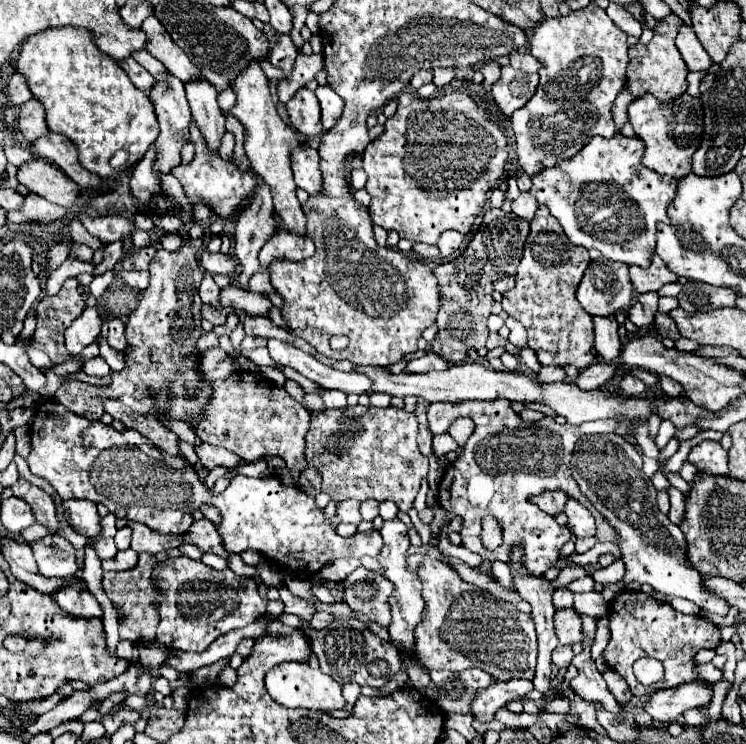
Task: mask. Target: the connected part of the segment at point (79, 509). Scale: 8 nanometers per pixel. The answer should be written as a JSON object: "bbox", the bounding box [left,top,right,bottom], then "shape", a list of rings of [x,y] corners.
{"bbox":[62,500,100,538],"shape":[[[66,500],[62,502],[68,524],[86,538],[96,538],[100,532],[100,516],[96,512],[96,504],[90,500]]]}

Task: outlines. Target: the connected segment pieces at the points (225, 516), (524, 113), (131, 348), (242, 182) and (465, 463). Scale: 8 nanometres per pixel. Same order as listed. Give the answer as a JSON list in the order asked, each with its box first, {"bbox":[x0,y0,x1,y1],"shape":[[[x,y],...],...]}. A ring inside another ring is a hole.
[{"bbox":[182,464,382,578],"shape":[[[192,464],[184,466],[182,474],[190,478],[194,502],[206,502],[220,510],[222,522],[218,526],[218,534],[228,554],[256,550],[264,558],[270,558],[272,562],[286,566],[286,570],[304,578],[312,578],[332,560],[378,556],[382,550],[382,536],[376,528],[368,532],[358,532],[352,538],[338,536],[336,528],[324,516],[324,510],[316,506],[314,498],[294,484],[284,484],[278,478],[278,474],[270,474],[264,478],[236,476],[230,482],[230,486],[218,496],[206,490],[204,482],[198,478]]]},{"bbox":[510,2,628,178],"shape":[[[590,2],[586,8],[578,12],[570,12],[568,16],[546,18],[534,30],[530,38],[530,54],[542,64],[540,84],[534,98],[510,116],[512,130],[516,134],[516,152],[518,152],[518,166],[534,178],[546,168],[552,168],[566,158],[570,160],[590,138],[614,136],[614,120],[612,120],[612,102],[622,92],[626,84],[626,66],[628,66],[628,44],[626,34],[614,26],[614,22],[606,16],[606,12]]]},{"bbox":[54,232,210,420],"shape":[[[180,232],[180,236],[184,240],[180,250],[168,252],[160,248],[150,262],[150,286],[142,294],[138,308],[130,314],[130,320],[126,324],[126,368],[122,372],[110,374],[112,384],[108,388],[96,388],[68,380],[58,388],[54,402],[64,404],[70,412],[88,420],[100,420],[100,416],[104,414],[102,402],[106,398],[120,400],[124,406],[130,406],[130,410],[138,410],[138,414],[156,414],[158,406],[176,420],[192,416],[200,406],[208,402],[210,386],[198,386],[198,374],[194,374],[194,358],[198,358],[196,340],[204,334],[204,330],[200,328],[202,300],[198,296],[200,280],[204,274],[198,266],[198,246],[188,234]],[[166,378],[170,378],[174,390],[174,398],[170,398],[170,402],[166,402],[166,394],[162,392]],[[148,388],[156,390],[154,398],[148,396]]]},{"bbox":[172,122,256,220],"shape":[[[194,122],[190,124],[192,126],[192,144],[194,144],[194,160],[190,164],[182,164],[182,166],[176,166],[172,170],[172,174],[180,180],[180,184],[184,186],[184,192],[188,196],[190,202],[212,202],[214,204],[214,210],[218,214],[220,220],[228,220],[232,218],[240,204],[254,192],[256,188],[256,176],[252,170],[248,172],[240,172],[236,168],[236,164],[230,160],[222,160],[218,154],[210,152],[198,126],[194,126]]]},{"bbox":[428,402,618,576],"shape":[[[434,402],[428,410],[428,424],[434,434],[444,434],[448,426],[460,418],[468,416],[474,420],[476,430],[472,438],[468,440],[464,452],[450,462],[450,468],[446,468],[446,474],[438,486],[438,504],[446,512],[444,526],[446,528],[454,516],[462,518],[462,526],[458,534],[462,536],[462,546],[470,552],[476,552],[482,556],[482,560],[500,560],[504,564],[512,562],[512,548],[516,544],[522,546],[526,552],[522,554],[522,566],[526,566],[526,572],[530,576],[542,576],[548,568],[552,568],[560,558],[560,548],[571,539],[571,531],[567,526],[560,526],[552,516],[544,514],[534,502],[530,500],[546,490],[562,490],[566,496],[578,500],[582,506],[590,510],[590,514],[596,518],[598,534],[594,538],[578,540],[576,552],[586,552],[596,542],[616,542],[618,534],[612,530],[612,526],[606,522],[606,518],[590,504],[586,496],[580,494],[578,484],[574,482],[570,468],[566,470],[566,456],[572,456],[572,448],[578,438],[592,434],[592,432],[614,432],[614,422],[596,420],[586,422],[582,426],[570,426],[570,424],[558,424],[554,418],[542,418],[540,422],[524,422],[508,402]],[[492,514],[500,520],[504,528],[504,542],[498,550],[488,552],[480,544],[480,520]]]}]

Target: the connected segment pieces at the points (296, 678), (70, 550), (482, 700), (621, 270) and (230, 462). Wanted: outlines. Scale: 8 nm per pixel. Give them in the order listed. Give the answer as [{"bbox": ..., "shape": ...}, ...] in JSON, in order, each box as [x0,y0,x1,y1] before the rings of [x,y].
[{"bbox":[266,662,344,712],"shape":[[[284,662],[272,668],[266,674],[266,690],[284,708],[308,708],[308,710],[322,710],[322,712],[332,708],[344,708],[340,684],[328,674],[324,674],[322,670],[314,670],[308,664],[300,664],[300,662]]]},{"bbox":[30,536,78,578],"shape":[[[50,536],[40,538],[36,542],[30,542],[30,548],[34,552],[34,560],[38,564],[38,572],[52,578],[64,578],[78,572],[78,566],[74,562],[74,546],[70,542],[64,542],[60,546],[50,544]]]},{"bbox":[472,680,534,722],"shape":[[[508,680],[508,682],[496,682],[494,686],[488,686],[486,690],[478,692],[478,698],[474,700],[472,714],[478,722],[490,722],[494,720],[494,714],[498,708],[506,706],[512,700],[524,700],[524,696],[534,688],[530,680]]]},{"bbox":[578,258,632,316],"shape":[[[608,258],[590,262],[580,286],[578,302],[590,316],[616,316],[632,306],[628,266]]]},{"bbox":[196,442,240,470],"shape":[[[206,442],[196,446],[196,456],[198,456],[198,462],[210,470],[216,466],[228,466],[228,470],[234,470],[240,464],[236,454],[230,454],[230,450],[222,450]]]}]

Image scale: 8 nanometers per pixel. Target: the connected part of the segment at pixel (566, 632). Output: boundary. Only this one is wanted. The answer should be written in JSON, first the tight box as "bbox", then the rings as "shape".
{"bbox":[554,608,582,644],"shape":[[[574,608],[558,610],[554,616],[554,626],[556,626],[556,636],[560,644],[576,644],[582,642],[582,620],[580,614]]]}

